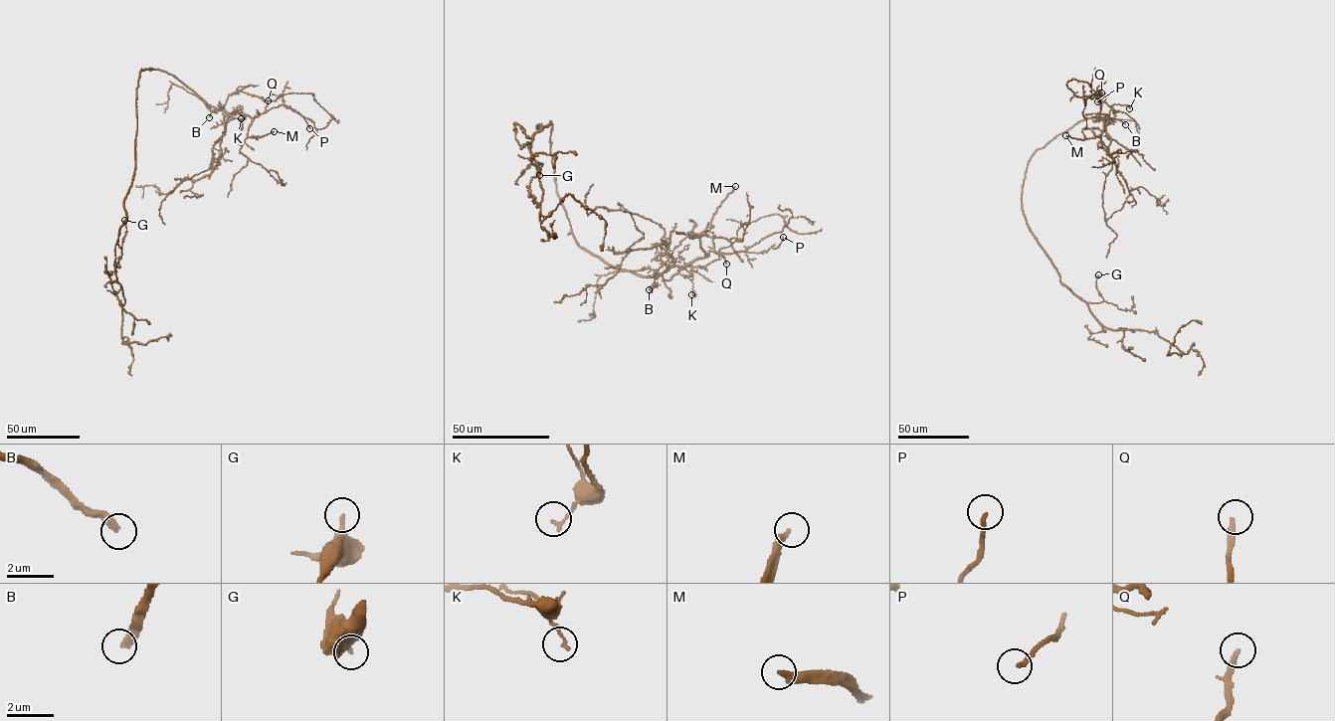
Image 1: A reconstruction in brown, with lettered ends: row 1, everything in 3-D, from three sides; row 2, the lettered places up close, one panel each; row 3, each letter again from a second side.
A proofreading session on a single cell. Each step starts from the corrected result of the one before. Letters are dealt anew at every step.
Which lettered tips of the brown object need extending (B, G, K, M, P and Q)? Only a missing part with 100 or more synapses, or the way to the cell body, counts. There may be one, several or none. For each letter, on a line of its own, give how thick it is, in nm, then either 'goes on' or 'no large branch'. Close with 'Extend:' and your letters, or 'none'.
B: 300 nm thick; goes on
G: 260 nm thick; no large branch
K: 120 nm thick; no large branch
M: 220 nm thick; goes on
P: 170 nm thick; no large branch
Q: 220 nm thick; no large branch
Extend: B, M

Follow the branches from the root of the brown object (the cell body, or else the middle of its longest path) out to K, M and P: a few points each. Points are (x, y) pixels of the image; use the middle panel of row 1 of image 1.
K: (550, 140), (556, 194), (579, 246), (610, 265), (646, 276), (682, 267), (692, 277), (694, 294), (691, 294)
M: (550, 140), (556, 194), (577, 242), (610, 265), (646, 276), (705, 257), (699, 236), (735, 186)
P: (550, 140), (556, 194), (575, 240), (612, 266), (655, 275), (710, 251), (776, 249), (783, 237)

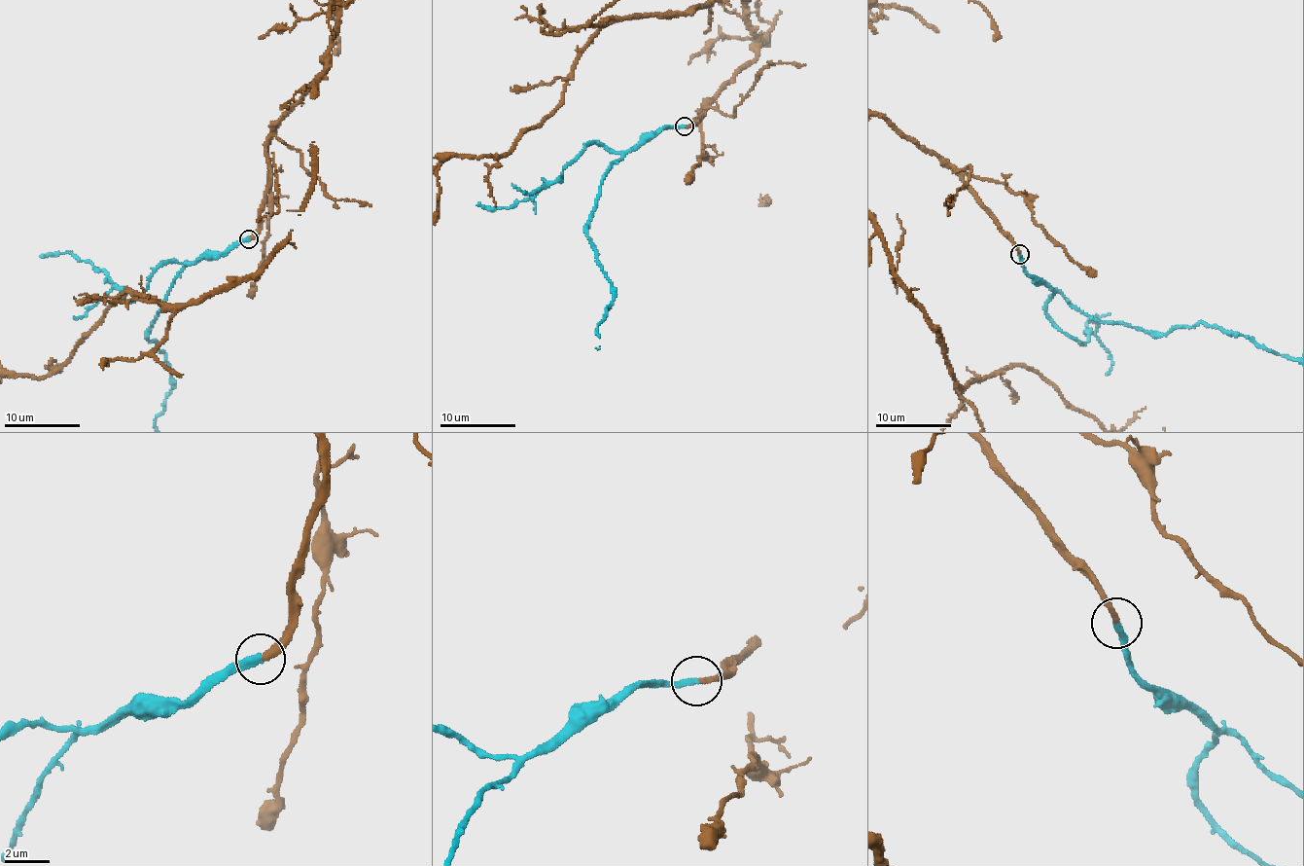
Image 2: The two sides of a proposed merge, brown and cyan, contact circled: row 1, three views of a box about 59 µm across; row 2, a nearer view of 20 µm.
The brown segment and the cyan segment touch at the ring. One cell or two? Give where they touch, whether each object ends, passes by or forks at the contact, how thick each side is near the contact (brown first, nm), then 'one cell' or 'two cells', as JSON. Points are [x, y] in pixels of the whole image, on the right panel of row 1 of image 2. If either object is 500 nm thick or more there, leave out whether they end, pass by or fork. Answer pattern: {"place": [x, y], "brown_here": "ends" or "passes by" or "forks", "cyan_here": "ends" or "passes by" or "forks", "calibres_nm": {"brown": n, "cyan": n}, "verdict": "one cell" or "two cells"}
{"place": [1019, 254], "brown_here": "ends", "cyan_here": "ends", "calibres_nm": {"brown": 260, "cyan": 260}, "verdict": "one cell"}

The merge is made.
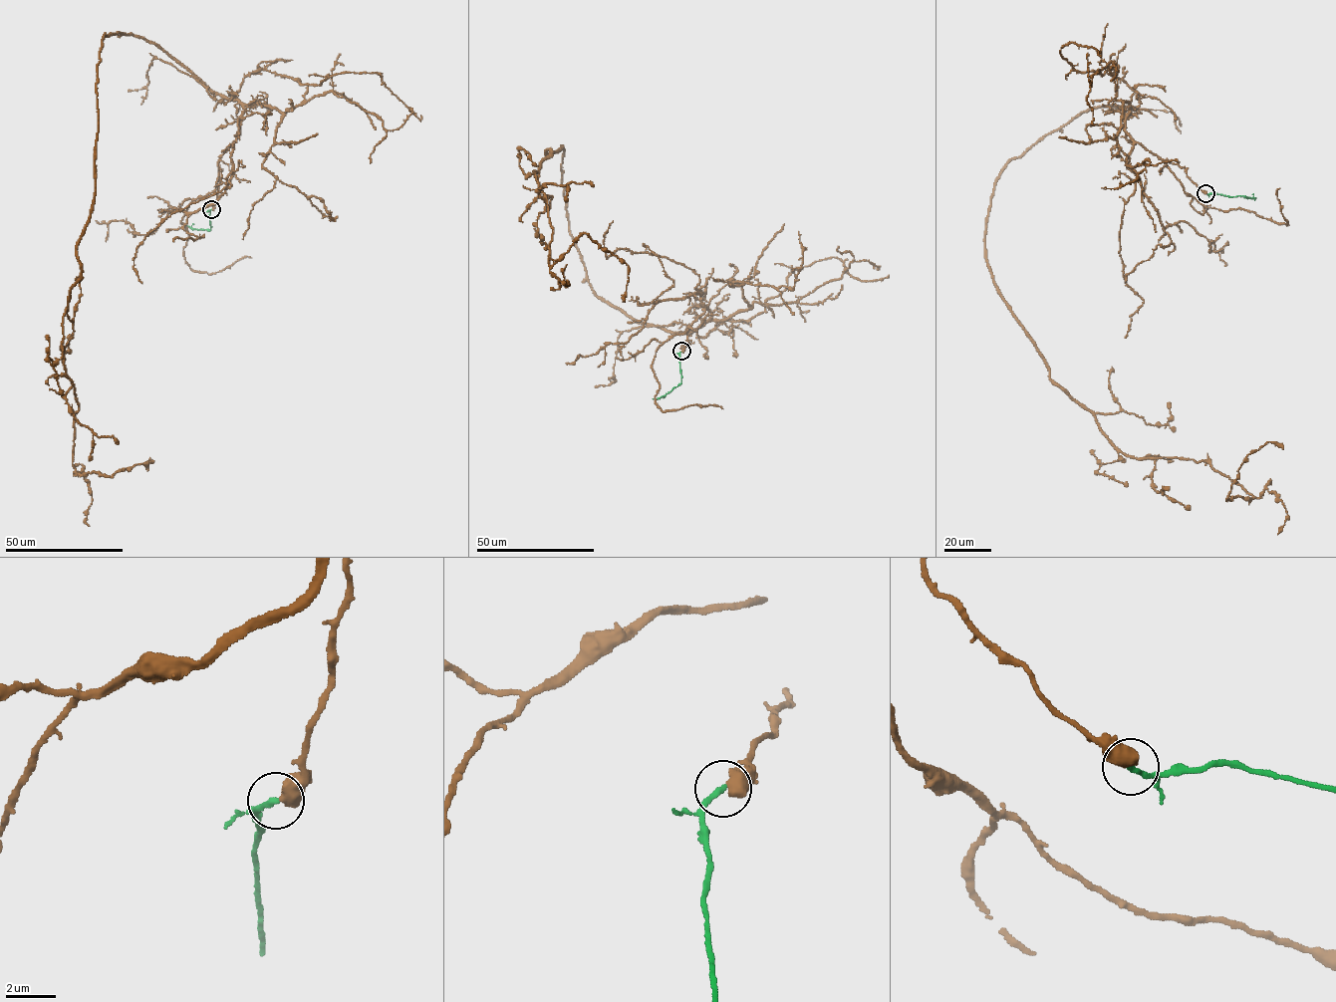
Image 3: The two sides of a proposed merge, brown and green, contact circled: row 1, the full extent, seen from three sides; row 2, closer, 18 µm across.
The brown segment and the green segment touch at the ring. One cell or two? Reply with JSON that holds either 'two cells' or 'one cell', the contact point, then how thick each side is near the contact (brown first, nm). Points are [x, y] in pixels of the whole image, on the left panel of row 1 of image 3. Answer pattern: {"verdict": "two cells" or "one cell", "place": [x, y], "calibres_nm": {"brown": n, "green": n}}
{"verdict": "one cell", "place": [211, 209], "calibres_nm": {"brown": 650, "green": 220}}

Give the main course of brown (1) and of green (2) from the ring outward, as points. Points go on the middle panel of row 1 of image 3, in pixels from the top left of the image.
1: (681, 351), (708, 307), (674, 333), (597, 296), (546, 148), (548, 265), (586, 233), (624, 299)
2: (681, 351), (681, 382), (665, 395), (653, 398)

